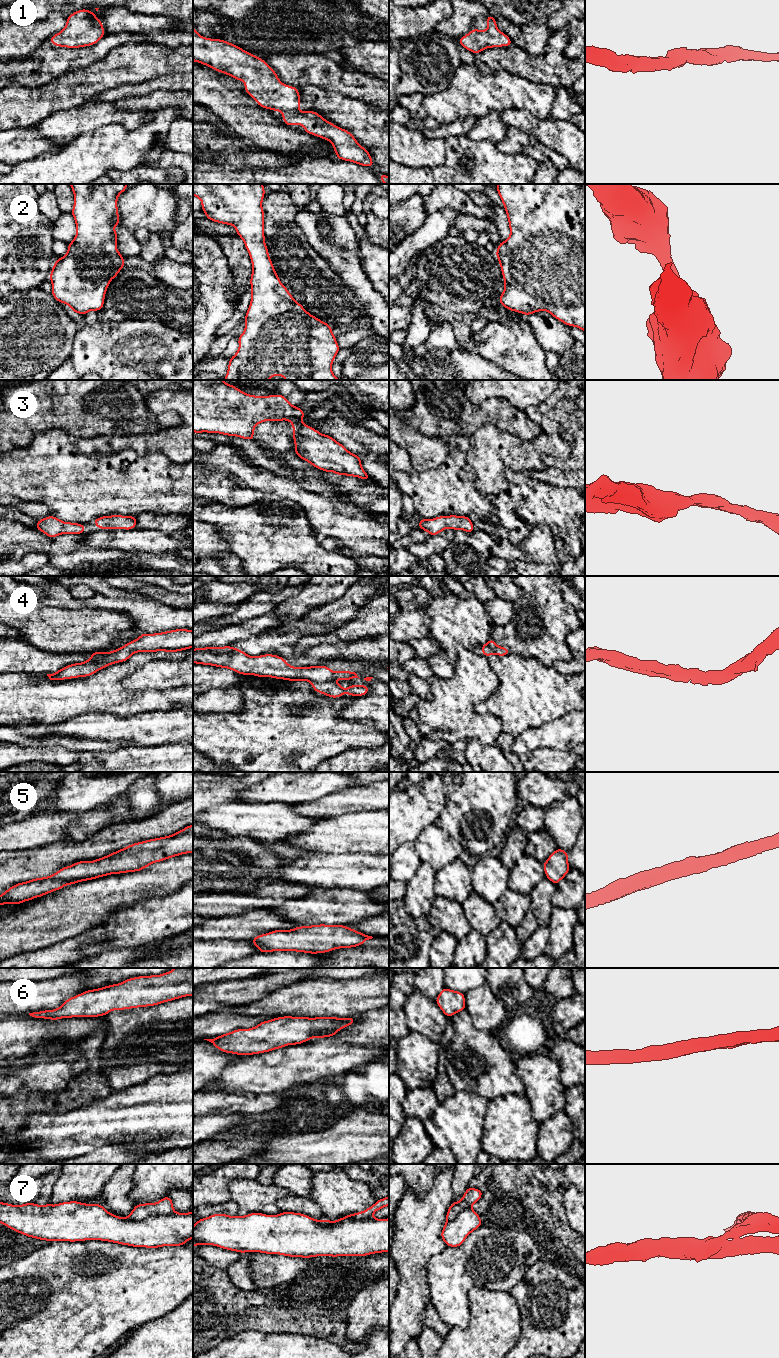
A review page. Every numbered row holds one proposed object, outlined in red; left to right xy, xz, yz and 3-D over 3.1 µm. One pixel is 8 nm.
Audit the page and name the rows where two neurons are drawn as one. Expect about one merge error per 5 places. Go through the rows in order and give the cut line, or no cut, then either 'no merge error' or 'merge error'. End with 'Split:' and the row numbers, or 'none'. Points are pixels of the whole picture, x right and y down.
1: cut none; no merge error
2: cut none; no merge error
3: cut none; no merge error
4: cut none; no merge error
5: cut none; no merge error
6: cut none; no merge error
7: cut xy (174, 1211), (168, 1214), (151, 1215), (139, 1220), (127, 1218); merge error
Split: 7

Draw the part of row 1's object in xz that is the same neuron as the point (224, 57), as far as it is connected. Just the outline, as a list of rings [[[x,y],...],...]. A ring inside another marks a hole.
[[[193,26],[193,61],[244,81],[245,92],[261,108],[281,111],[285,125],[302,124],[304,132],[329,140],[337,159],[373,167],[368,150],[348,130],[325,120],[315,111],[301,112],[299,89],[284,85],[263,59],[222,39],[203,37]]]

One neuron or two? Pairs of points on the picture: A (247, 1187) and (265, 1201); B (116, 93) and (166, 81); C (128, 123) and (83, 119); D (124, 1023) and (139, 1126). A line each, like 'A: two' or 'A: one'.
A: one
B: one
C: one
D: two

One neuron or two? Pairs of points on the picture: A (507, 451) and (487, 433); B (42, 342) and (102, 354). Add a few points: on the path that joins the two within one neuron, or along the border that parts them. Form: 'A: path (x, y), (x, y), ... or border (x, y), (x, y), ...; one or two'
A: path (503, 446), (492, 436); one
B: border (78, 329), (74, 336), (72, 351), (69, 357); two

